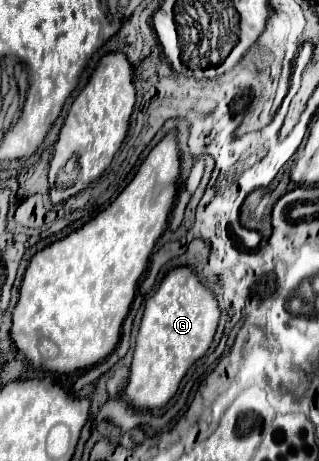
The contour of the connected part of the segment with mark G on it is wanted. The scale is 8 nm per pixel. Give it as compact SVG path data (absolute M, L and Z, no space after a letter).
M188 266L172 268L144 308L126 386L128 402L140 410L164 406L176 394L188 368L210 348L218 320L216 296L198 280L194 270Z

